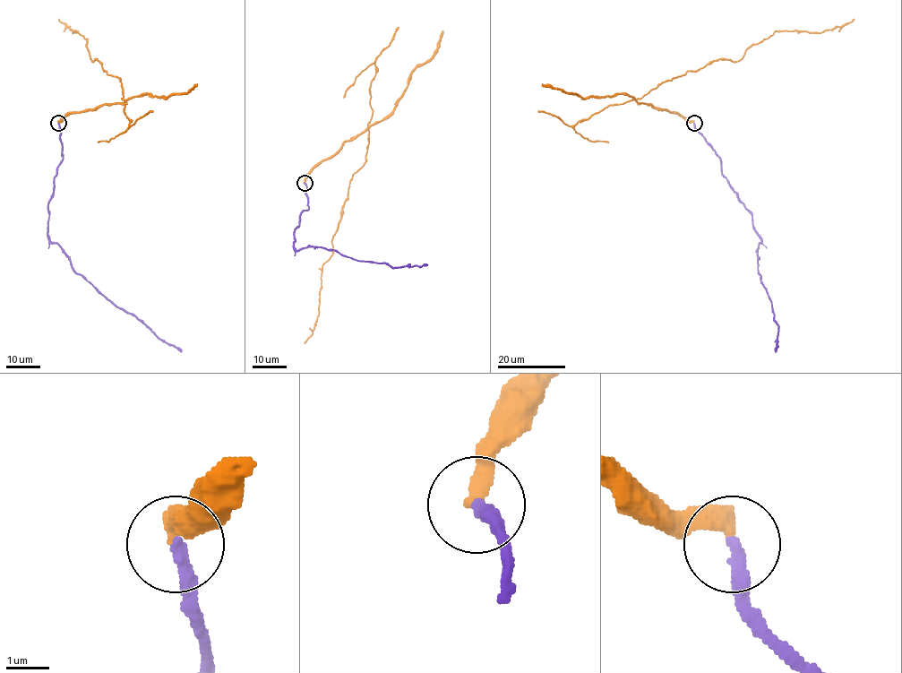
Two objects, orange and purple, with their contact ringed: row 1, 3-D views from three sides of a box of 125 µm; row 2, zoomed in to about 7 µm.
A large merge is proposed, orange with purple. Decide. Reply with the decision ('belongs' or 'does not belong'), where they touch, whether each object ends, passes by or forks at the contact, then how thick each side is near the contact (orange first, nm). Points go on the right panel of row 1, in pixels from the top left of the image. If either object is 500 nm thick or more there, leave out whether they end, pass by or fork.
does not belong; place (694, 123); orange ends; purple ends; calibres 380 and 320 nm

